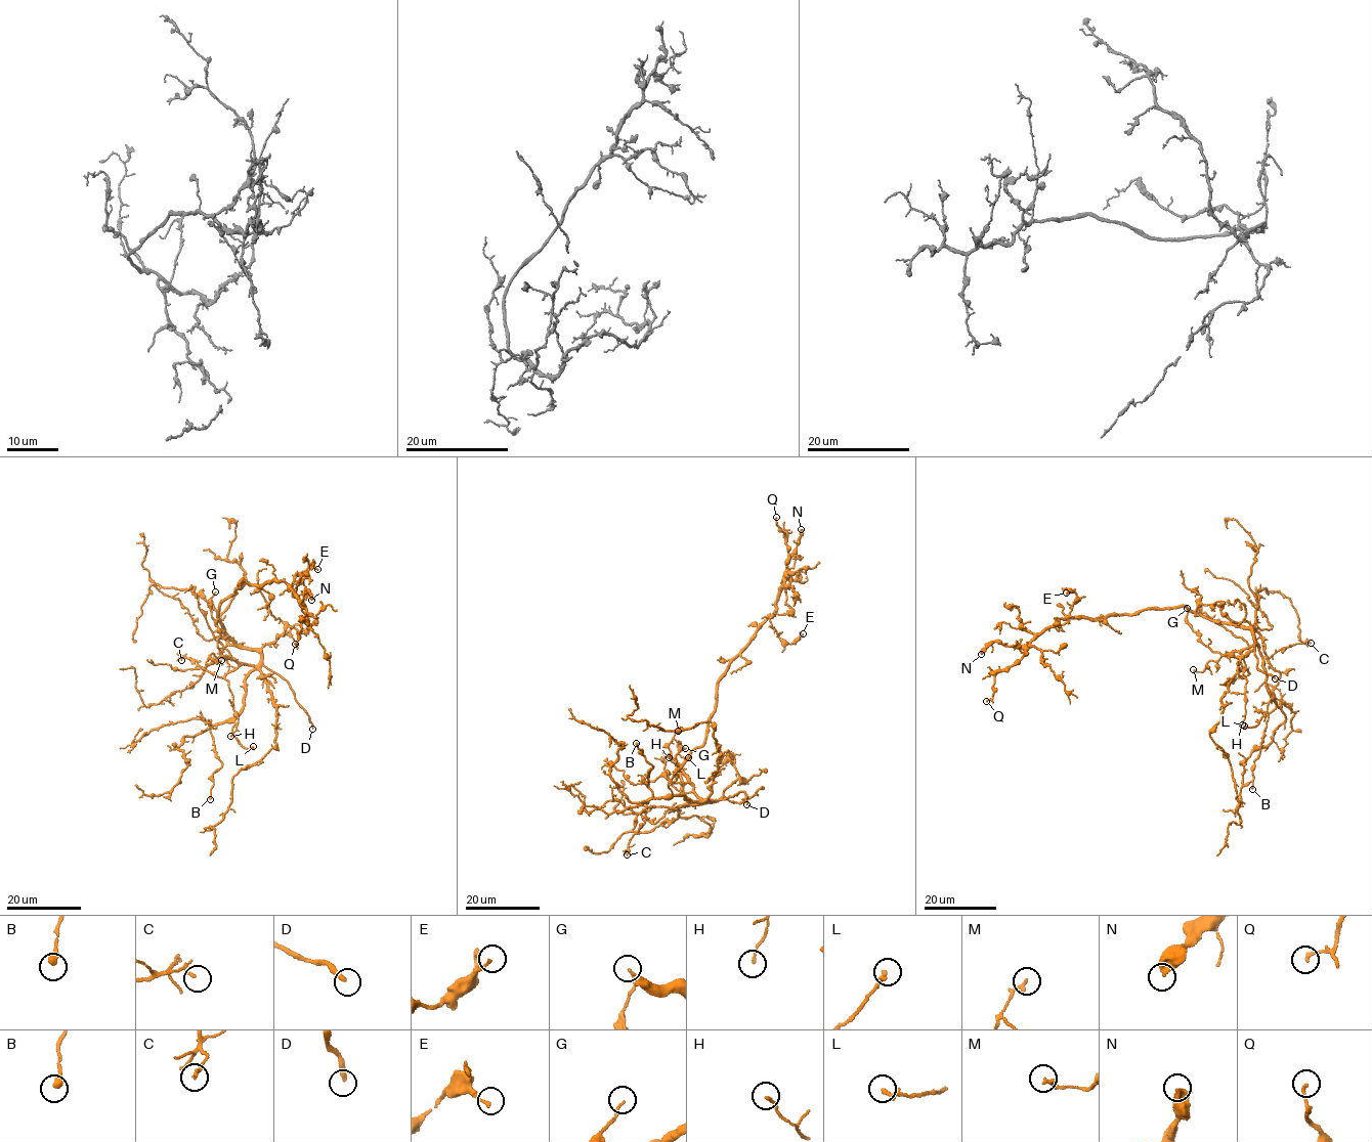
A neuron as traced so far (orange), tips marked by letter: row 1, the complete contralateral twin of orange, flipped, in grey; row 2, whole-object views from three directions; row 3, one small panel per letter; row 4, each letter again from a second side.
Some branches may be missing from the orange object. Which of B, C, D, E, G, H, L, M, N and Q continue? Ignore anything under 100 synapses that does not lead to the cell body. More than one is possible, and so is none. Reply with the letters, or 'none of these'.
D

